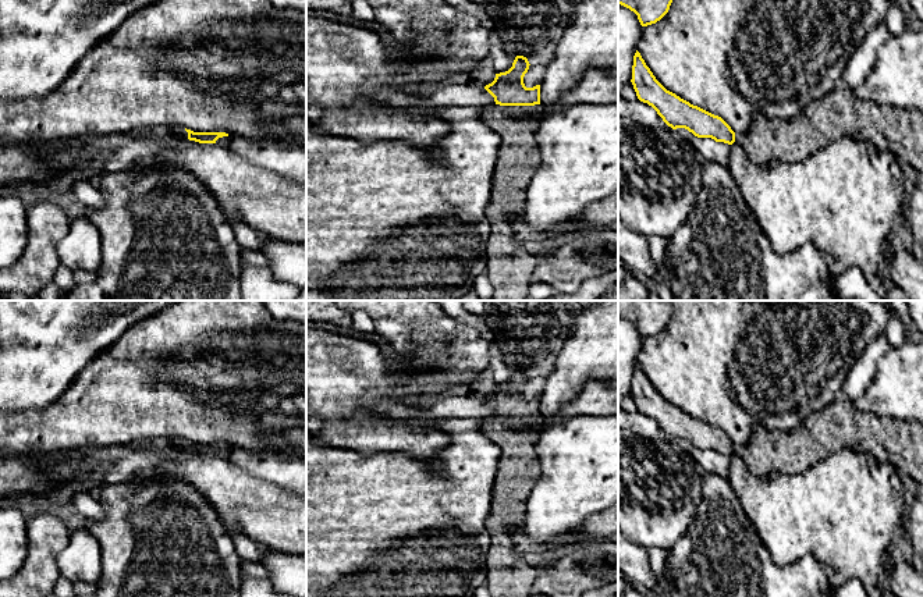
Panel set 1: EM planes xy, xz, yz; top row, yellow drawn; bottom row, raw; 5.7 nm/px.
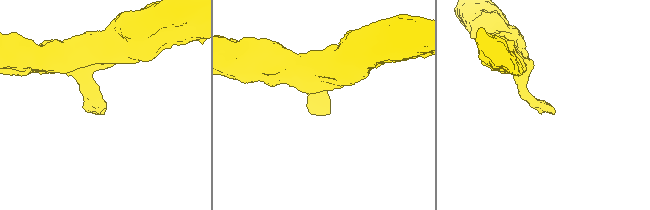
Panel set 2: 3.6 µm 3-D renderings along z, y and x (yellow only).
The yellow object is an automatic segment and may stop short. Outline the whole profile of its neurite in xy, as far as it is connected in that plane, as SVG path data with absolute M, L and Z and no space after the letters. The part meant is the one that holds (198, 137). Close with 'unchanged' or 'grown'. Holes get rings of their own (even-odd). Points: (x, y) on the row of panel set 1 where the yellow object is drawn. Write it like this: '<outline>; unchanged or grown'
M170 127L168 131L178 138L195 141L199 143L216 143L227 148L230 143L230 136L226 132L194 132L184 127Z; grown

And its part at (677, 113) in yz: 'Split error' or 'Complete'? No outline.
Split error

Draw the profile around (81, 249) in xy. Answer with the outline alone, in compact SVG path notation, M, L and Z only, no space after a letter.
M86 217L71 220L67 235L57 245L57 255L60 264L71 271L95 273L103 260L97 228Z

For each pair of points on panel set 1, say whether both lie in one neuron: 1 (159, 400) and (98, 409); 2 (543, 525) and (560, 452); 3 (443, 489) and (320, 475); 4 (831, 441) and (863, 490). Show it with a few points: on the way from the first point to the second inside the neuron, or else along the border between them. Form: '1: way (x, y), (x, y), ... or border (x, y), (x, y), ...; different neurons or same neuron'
1: way (144, 400), (113, 401); same neuron
2: way (556, 507), (560, 501), (560, 471); same neuron
3: way (412, 489), (351, 489); same neuron
4: border (855, 448), (841, 448), (809, 466); different neurons

